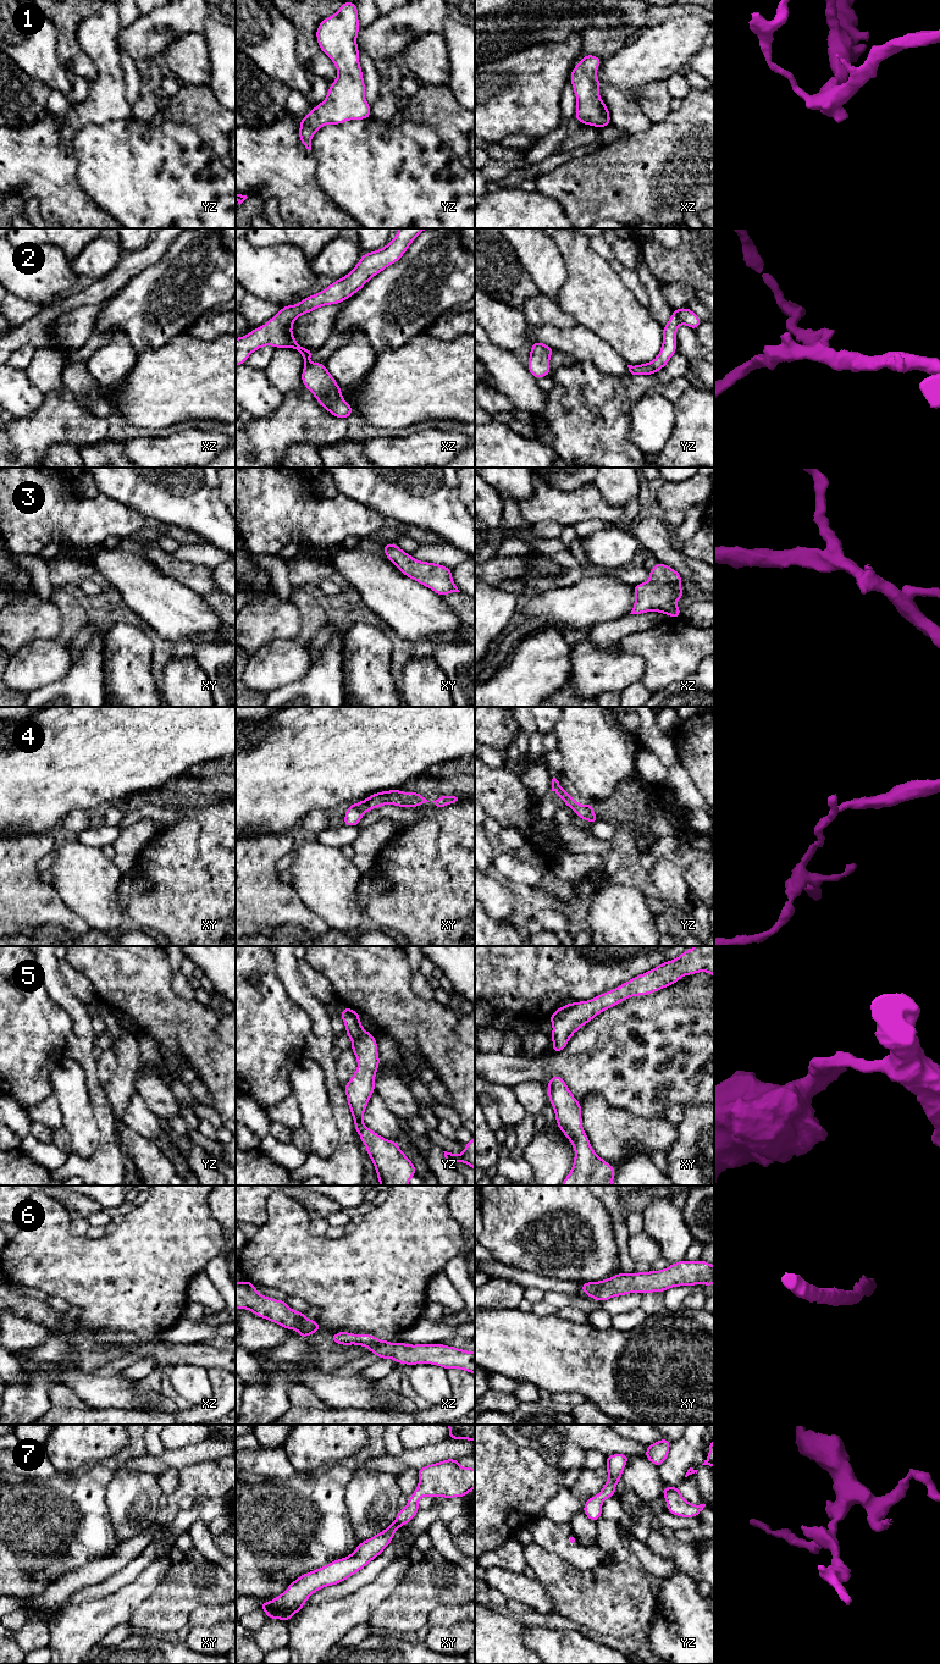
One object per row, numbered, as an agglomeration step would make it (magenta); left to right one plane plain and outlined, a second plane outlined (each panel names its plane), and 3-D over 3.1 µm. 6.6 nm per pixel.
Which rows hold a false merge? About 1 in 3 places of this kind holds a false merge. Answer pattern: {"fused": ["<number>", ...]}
{"fused": ["4"]}

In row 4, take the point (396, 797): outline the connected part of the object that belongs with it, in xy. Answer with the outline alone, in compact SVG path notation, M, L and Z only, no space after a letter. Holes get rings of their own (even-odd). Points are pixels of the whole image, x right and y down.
M398 789L376 792L366 800L354 803L361 812L366 813L383 805L394 805L398 807L419 807L427 801L419 792L400 792Z

